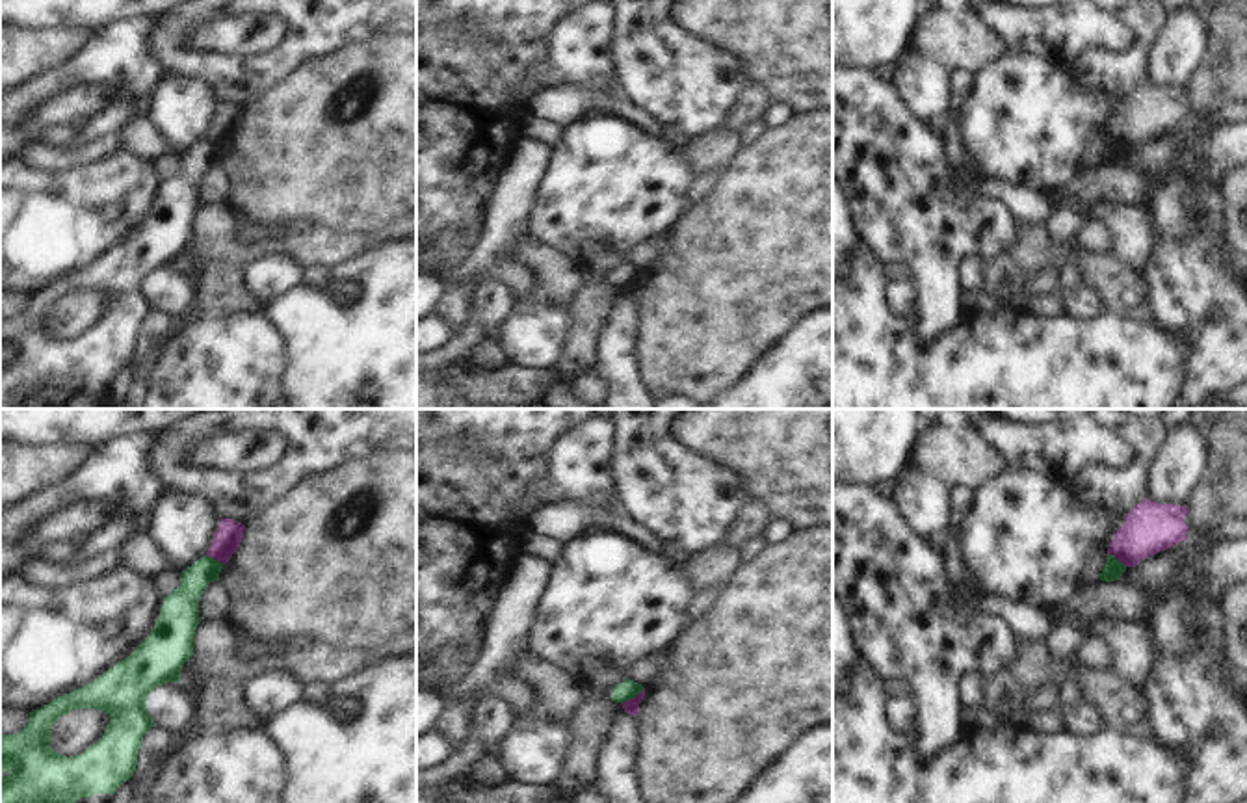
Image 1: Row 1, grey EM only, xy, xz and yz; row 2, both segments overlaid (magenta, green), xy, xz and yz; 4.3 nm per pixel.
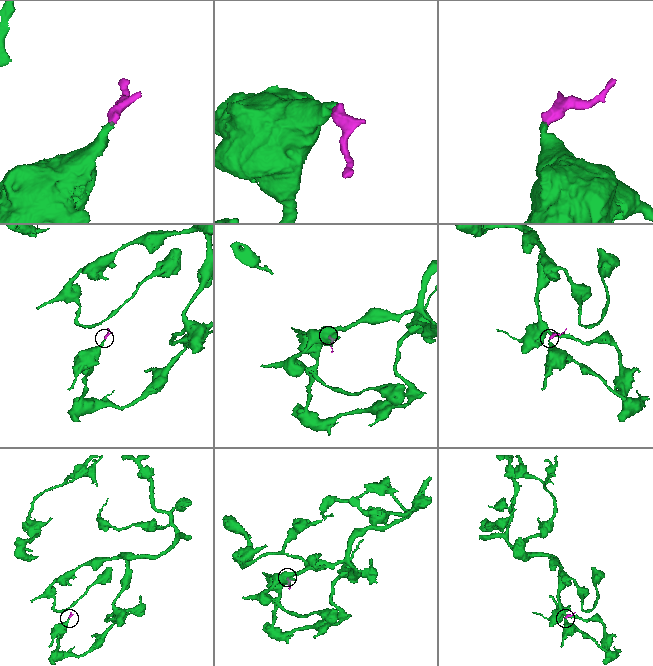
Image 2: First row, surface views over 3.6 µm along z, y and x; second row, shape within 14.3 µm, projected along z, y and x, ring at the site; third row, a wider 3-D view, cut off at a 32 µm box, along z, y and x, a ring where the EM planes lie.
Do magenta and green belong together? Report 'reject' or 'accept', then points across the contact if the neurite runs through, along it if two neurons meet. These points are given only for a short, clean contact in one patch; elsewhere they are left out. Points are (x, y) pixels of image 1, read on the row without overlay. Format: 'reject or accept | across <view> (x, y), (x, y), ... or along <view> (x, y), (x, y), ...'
reject | along xz (643, 272), (621, 287)

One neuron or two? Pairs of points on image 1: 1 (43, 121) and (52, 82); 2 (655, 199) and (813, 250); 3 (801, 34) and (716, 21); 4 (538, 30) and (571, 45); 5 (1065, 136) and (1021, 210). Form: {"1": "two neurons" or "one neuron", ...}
{"1": "two neurons", "2": "two neurons", "3": "one neuron", "4": "two neurons", "5": "two neurons"}

